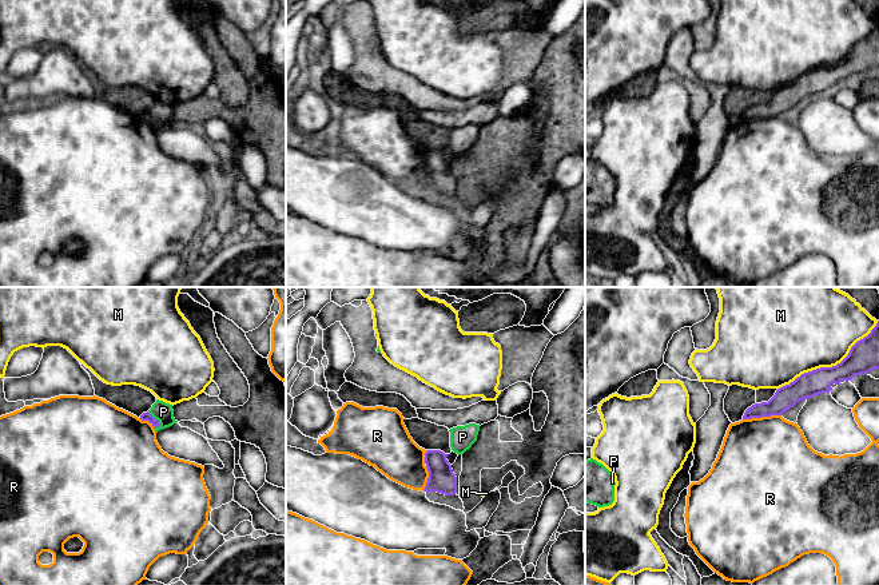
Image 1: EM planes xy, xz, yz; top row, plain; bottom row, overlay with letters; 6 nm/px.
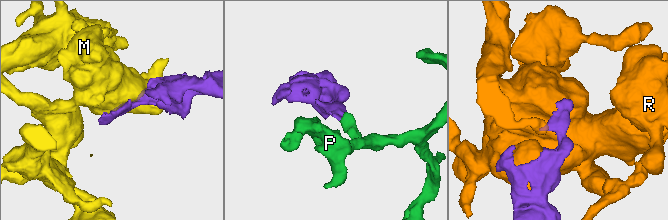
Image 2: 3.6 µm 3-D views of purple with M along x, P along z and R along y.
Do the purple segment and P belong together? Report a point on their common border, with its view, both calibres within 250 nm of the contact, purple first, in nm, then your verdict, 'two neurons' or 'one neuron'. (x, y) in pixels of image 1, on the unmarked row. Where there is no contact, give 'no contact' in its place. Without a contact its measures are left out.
contact xy (156, 120); calibres 50 and 120 nm; two neurons

